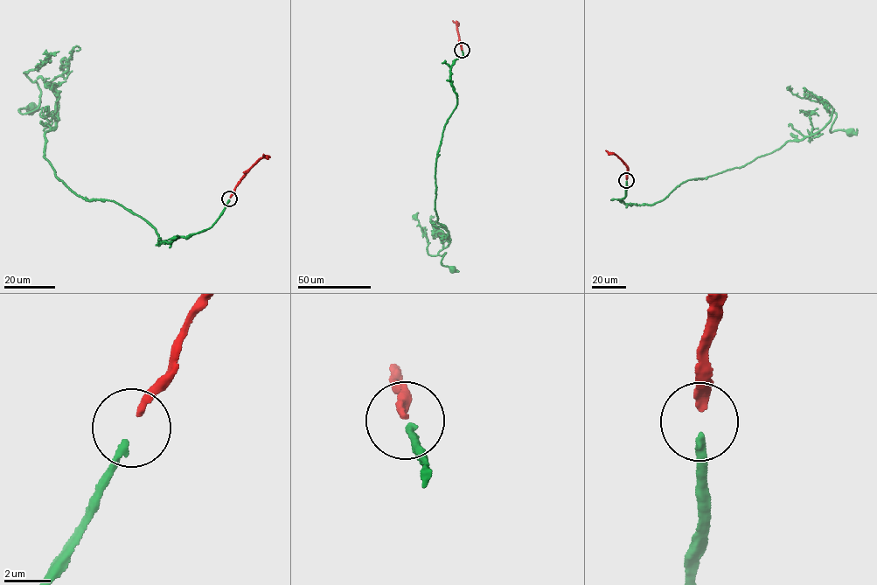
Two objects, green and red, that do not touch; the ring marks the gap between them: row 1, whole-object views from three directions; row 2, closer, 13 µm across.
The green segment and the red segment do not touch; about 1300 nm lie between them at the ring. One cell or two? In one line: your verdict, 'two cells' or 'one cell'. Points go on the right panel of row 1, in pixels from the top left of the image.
one cell

